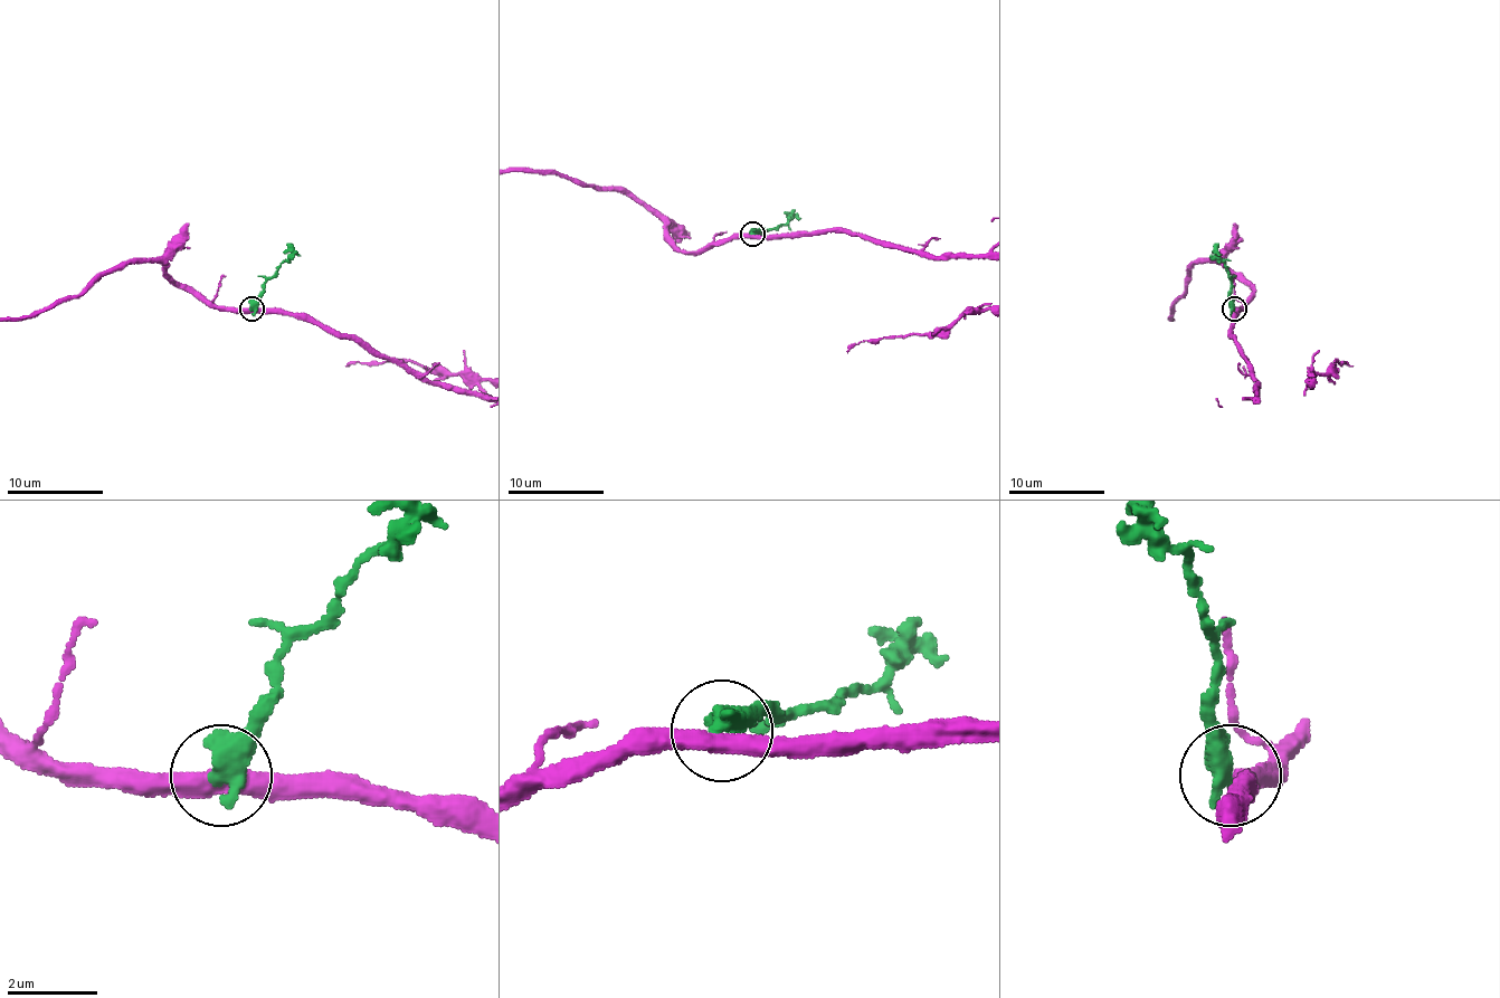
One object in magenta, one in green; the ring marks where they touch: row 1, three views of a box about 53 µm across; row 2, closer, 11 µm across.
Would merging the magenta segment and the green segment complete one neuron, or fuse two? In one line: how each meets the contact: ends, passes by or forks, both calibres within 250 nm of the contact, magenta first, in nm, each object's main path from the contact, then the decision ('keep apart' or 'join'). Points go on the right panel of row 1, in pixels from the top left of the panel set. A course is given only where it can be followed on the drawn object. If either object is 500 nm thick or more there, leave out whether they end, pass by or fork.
calibres 440 and 600 nm; course green (1234, 307), (1227, 267), (1215, 243); keep apart

